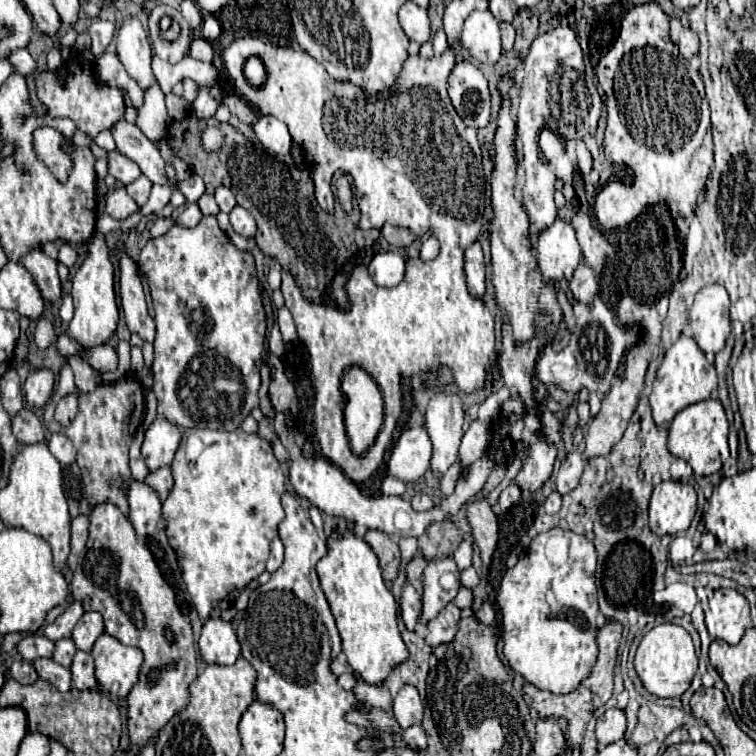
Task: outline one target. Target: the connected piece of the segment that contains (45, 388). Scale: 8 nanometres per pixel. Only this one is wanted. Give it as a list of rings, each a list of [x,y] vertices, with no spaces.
[[[35,370],[27,376],[25,384],[23,384],[23,392],[25,392],[25,402],[27,408],[41,408],[45,406],[45,402],[49,400],[51,392],[53,392],[53,372],[49,370]]]

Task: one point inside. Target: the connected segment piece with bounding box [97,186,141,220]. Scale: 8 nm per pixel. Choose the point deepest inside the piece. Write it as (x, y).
(119, 206)

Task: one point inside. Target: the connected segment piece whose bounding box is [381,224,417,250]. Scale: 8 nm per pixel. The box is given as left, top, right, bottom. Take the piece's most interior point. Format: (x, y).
(398, 237)

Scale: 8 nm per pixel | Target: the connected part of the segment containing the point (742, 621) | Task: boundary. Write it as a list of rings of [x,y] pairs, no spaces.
[[[733,588],[715,590],[705,612],[705,624],[711,638],[737,644],[745,630],[753,626],[747,598]]]

